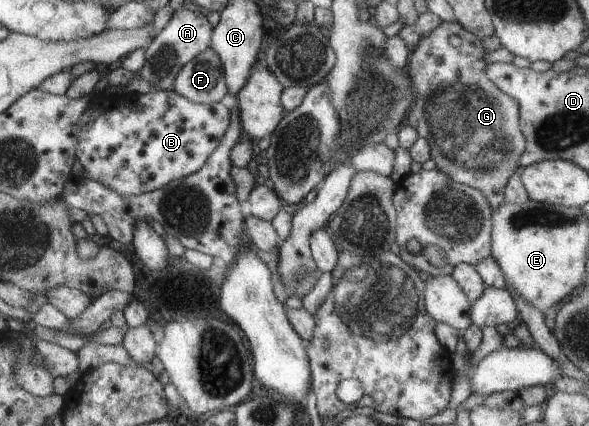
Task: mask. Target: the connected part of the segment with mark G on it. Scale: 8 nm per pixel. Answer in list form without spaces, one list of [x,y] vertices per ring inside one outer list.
[[[455,21],[441,22],[433,32],[423,35],[408,58],[407,71],[416,99],[403,122],[429,143],[430,159],[435,162],[438,171],[450,181],[481,191],[493,209],[505,202],[505,183],[511,174],[519,172],[516,162],[525,147],[524,137],[518,129],[517,103],[484,75],[484,54],[480,40]]]

